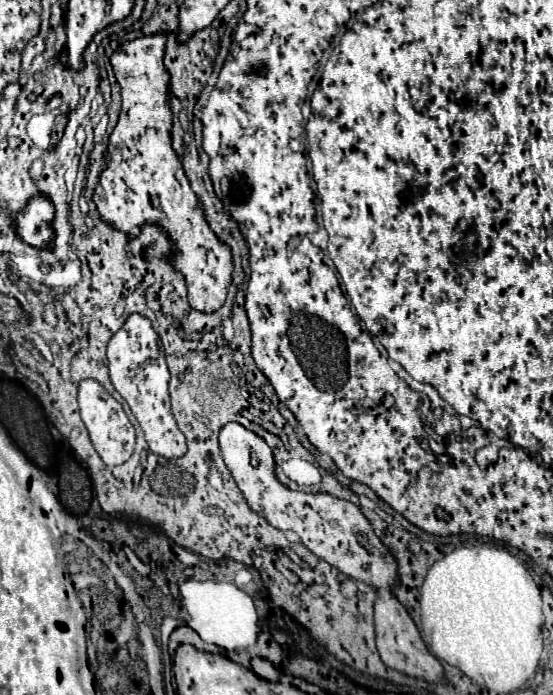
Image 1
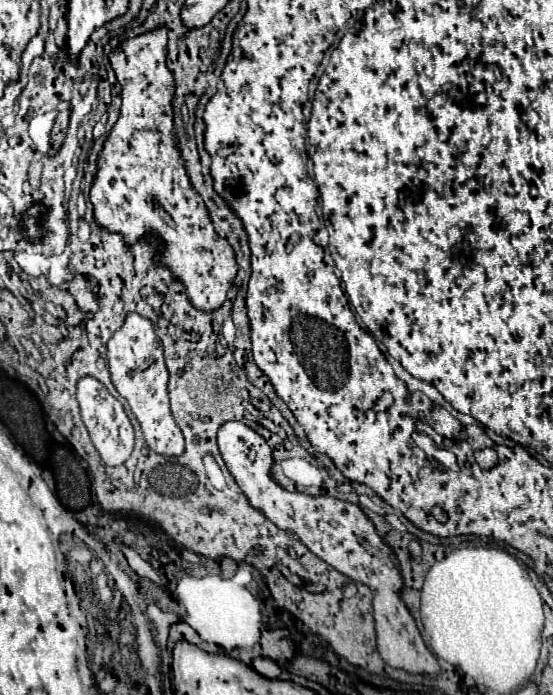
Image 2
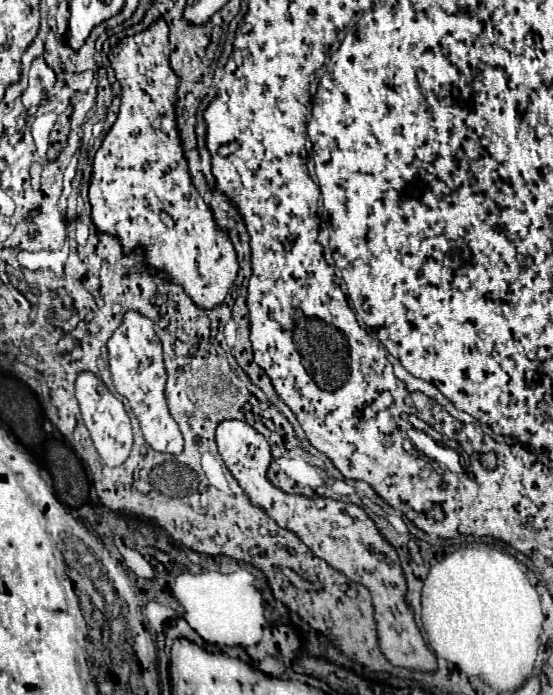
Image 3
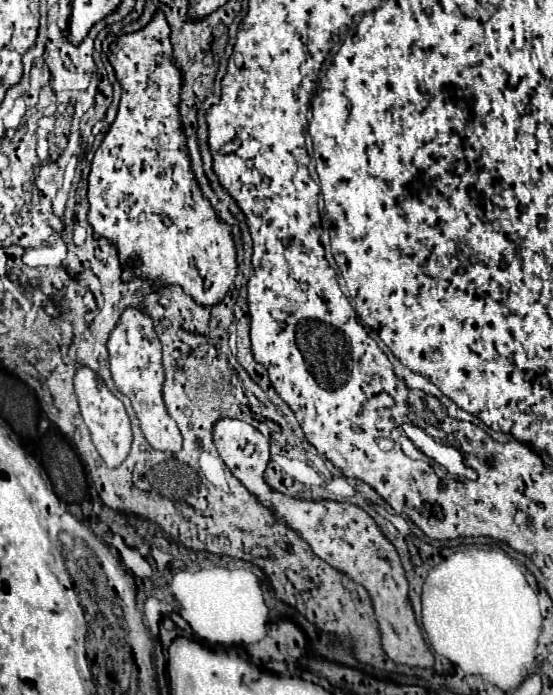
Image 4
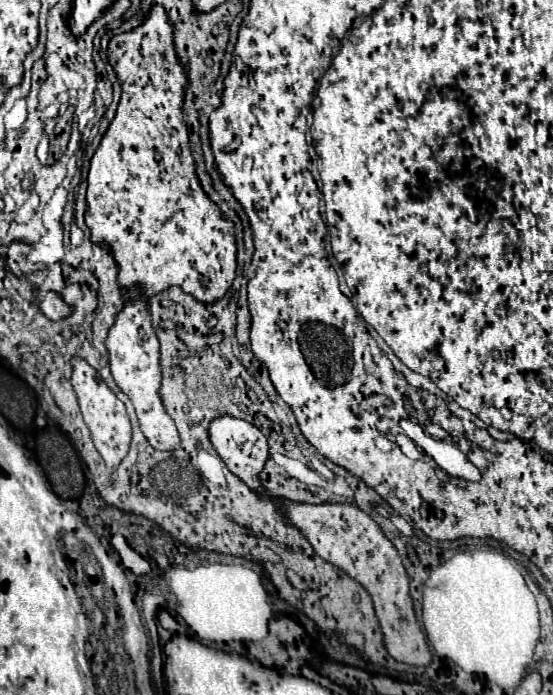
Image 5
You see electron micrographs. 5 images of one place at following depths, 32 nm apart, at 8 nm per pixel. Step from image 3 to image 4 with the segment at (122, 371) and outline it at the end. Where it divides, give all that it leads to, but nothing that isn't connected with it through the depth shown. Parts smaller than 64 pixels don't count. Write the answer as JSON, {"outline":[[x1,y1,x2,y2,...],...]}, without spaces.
{"outline":[[128,308,122,312,118,326,112,330,108,338,110,352,110,370,116,388,130,398,132,408,140,420,140,428,144,438,154,450,162,452,180,452,182,436,166,410,162,388,164,388,164,368,162,368,162,346,154,332,152,320,136,308]]}

